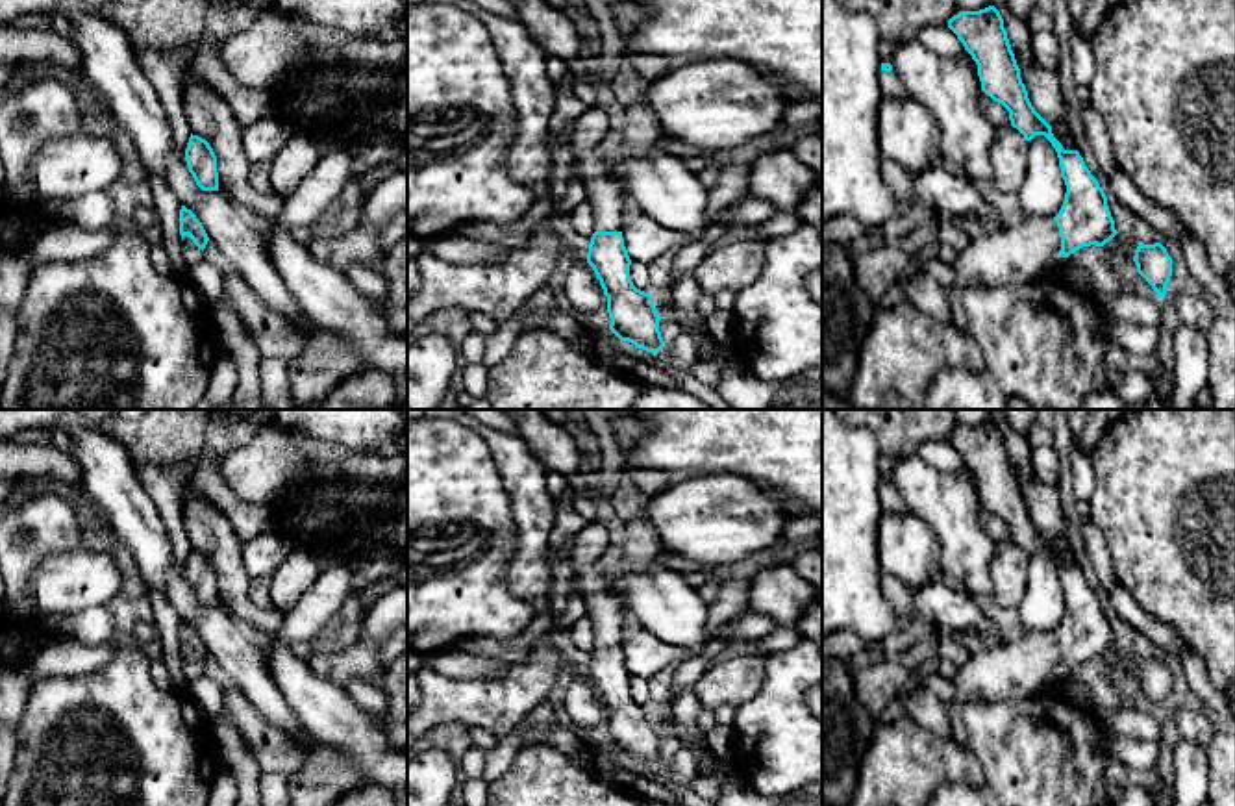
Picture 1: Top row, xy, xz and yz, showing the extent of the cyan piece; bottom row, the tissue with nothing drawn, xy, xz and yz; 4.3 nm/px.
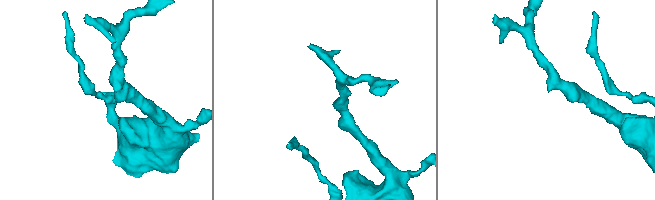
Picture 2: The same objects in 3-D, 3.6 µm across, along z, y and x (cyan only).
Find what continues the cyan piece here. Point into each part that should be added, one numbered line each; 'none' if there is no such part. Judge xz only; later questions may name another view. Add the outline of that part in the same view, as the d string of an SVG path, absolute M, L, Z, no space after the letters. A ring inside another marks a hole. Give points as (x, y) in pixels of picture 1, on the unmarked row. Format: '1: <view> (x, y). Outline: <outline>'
1: xz (604, 604). Outline: M596 561L578 573L578 591L585 600L587 617L593 624L596 647L620 647L626 636L626 604L617 589L615 576Z

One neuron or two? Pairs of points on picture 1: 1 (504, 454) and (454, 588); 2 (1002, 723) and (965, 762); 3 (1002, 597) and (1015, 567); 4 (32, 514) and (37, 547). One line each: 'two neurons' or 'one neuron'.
1: two neurons
2: two neurons
3: one neuron
4: one neuron

